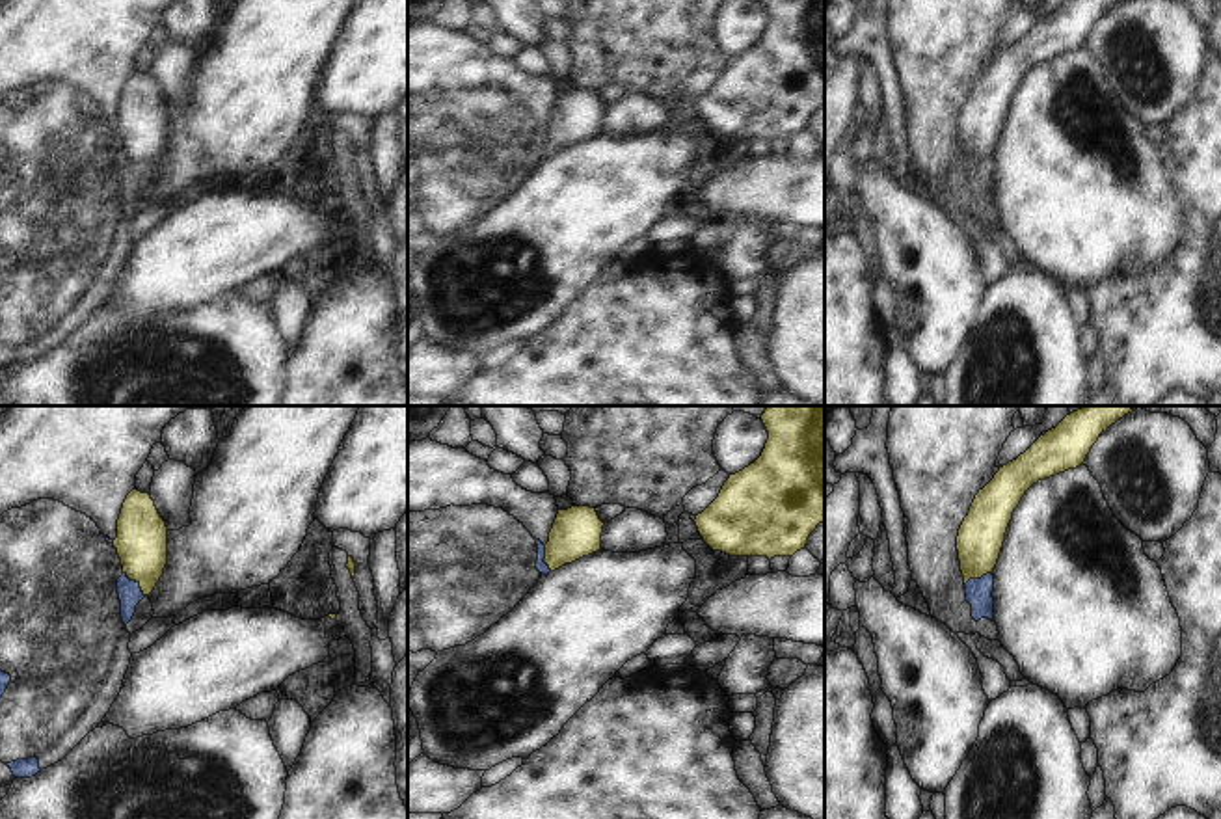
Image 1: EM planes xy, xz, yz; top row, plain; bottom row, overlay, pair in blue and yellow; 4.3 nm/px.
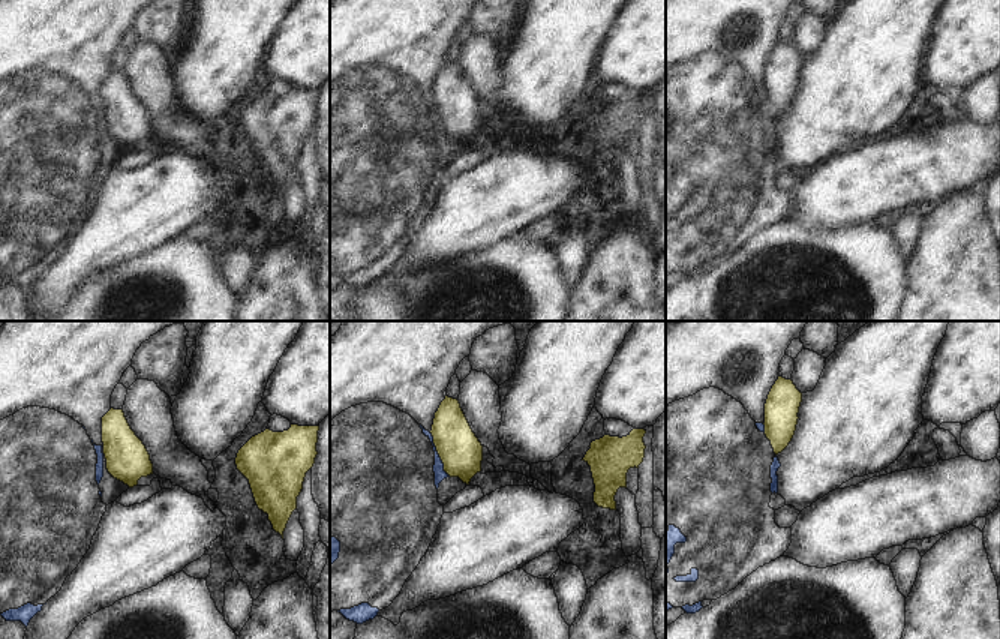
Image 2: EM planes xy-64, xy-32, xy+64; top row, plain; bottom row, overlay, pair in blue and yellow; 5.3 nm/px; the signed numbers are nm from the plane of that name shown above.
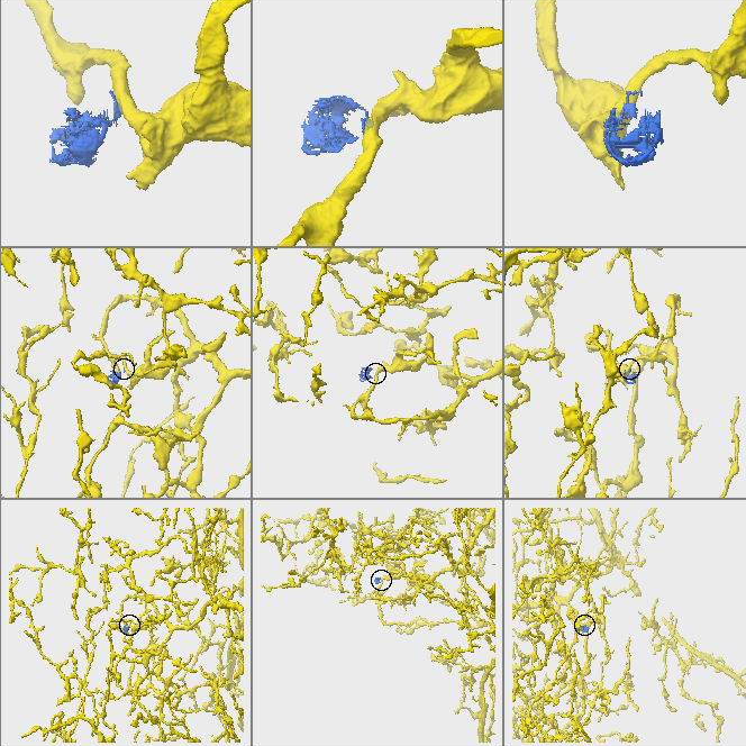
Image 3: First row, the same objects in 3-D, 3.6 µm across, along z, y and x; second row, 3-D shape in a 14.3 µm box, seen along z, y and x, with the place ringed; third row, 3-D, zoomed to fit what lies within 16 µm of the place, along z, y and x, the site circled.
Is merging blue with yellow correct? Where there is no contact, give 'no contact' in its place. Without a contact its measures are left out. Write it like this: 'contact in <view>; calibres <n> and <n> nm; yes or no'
contact in yz; calibres 110 and 200 nm; no

